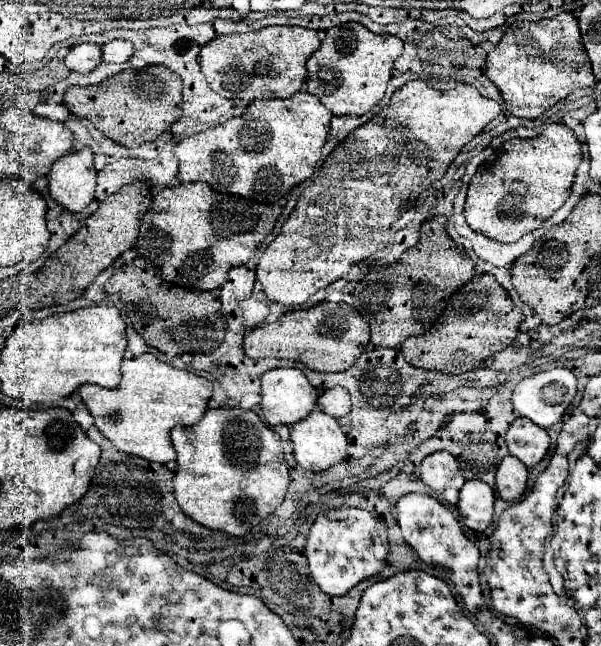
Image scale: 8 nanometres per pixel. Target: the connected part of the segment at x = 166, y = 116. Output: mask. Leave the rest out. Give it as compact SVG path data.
M146 66L142 70L124 70L94 86L72 86L64 94L64 106L78 118L90 120L110 140L136 148L156 140L182 114L182 80L164 66Z

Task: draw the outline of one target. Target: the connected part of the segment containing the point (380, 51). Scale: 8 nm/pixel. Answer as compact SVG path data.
M342 24L336 28L326 30L326 36L320 44L320 48L308 58L308 80L306 80L306 90L314 96L318 96L318 100L334 114L334 116L362 116L366 114L374 104L378 104L384 98L386 92L386 84L392 76L392 66L394 60L402 54L402 40L396 36L380 36L380 34L372 34L368 28L364 28L362 24Z

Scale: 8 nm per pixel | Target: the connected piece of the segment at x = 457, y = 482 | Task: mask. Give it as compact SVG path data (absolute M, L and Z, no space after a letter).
M438 450L430 456L426 456L422 462L420 478L426 486L430 486L438 494L442 494L448 504L452 504L452 506L458 504L458 492L464 484L464 476L458 468L456 458L450 452Z

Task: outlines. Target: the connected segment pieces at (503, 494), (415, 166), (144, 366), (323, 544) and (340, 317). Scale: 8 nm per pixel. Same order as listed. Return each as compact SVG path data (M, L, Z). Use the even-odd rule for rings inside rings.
M506 456L496 470L496 492L506 502L516 502L526 490L528 470L526 466L514 458Z
M420 80L400 86L378 114L374 114L364 126L352 130L330 152L314 182L300 194L294 212L280 230L280 236L276 236L258 258L256 278L260 280L268 300L288 306L304 304L320 288L346 276L352 266L384 250L390 242L392 224L416 204L418 196L430 184L446 174L456 154L500 112L502 108L498 102L484 98L468 84L460 84L448 92L434 90Z
M142 354L138 358L122 361L122 380L118 388L108 390L108 388L100 388L94 384L84 384L78 390L78 394L80 394L82 402L88 406L90 414L94 418L94 426L120 452L140 456L140 458L144 458L148 462L156 462L156 464L170 464L176 460L176 450L170 442L170 430L174 426L192 426L202 420L204 412L208 410L208 400L212 396L212 382L208 378L196 376L194 372L172 368L166 362L156 360L152 354Z
M336 508L328 514L320 514L312 524L306 542L310 574L320 590L328 596L344 596L358 582L380 574L386 564L386 532L386 524L382 524L368 510L362 508Z
M320 302L312 308L286 312L278 320L254 328L244 336L244 352L250 358L298 360L314 372L344 372L364 352L368 340L368 322L352 306Z

